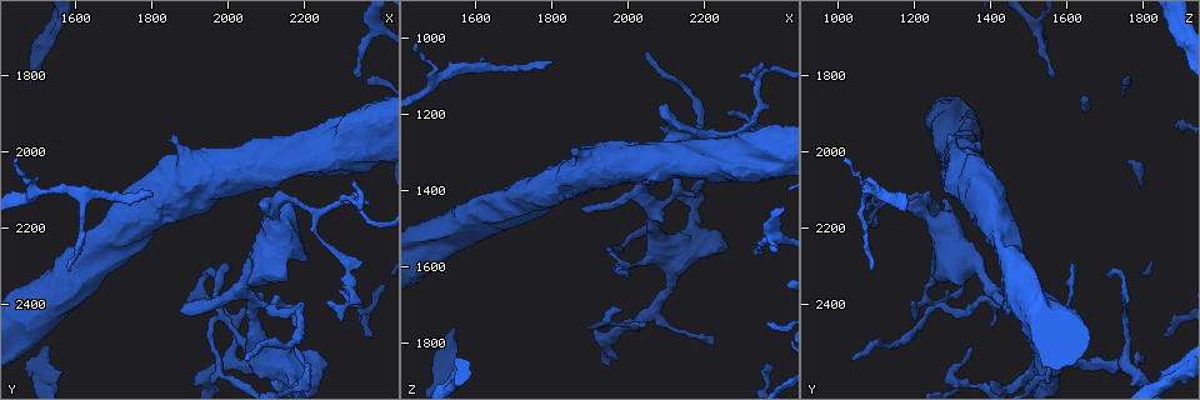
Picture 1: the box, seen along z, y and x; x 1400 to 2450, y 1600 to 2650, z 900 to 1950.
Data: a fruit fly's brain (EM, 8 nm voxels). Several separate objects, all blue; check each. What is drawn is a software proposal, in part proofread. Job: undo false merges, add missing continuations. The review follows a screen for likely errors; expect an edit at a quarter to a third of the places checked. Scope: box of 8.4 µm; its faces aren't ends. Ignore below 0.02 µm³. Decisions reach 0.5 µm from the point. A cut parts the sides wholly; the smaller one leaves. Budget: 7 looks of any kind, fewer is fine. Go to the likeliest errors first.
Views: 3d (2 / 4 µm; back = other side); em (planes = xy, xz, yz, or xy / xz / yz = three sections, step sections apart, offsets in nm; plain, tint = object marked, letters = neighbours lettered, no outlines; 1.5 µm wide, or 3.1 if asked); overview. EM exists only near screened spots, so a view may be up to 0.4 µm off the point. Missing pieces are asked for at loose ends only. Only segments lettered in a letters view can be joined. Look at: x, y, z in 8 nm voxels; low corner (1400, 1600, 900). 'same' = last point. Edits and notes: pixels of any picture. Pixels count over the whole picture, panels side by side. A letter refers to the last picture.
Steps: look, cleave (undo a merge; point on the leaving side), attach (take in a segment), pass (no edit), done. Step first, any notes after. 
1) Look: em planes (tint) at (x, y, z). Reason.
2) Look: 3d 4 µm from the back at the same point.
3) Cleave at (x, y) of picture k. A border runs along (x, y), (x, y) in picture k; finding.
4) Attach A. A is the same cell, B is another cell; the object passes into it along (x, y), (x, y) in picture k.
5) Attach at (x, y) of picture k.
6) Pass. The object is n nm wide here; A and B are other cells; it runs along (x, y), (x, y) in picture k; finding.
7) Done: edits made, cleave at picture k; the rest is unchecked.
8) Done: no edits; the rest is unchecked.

Look: 3d 4 µm at (2080, 2140, 1180). Branch stops here.

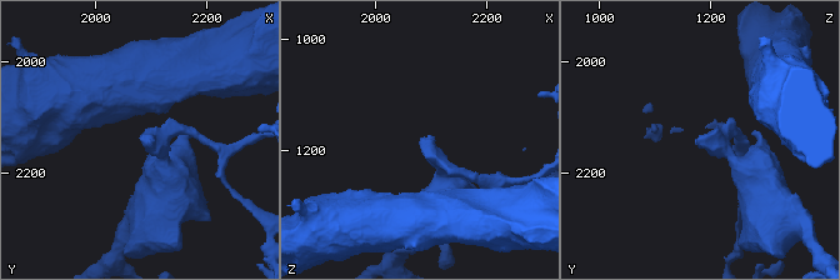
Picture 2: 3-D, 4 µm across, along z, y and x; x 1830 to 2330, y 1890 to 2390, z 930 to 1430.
Look: em planes (plain) at (2080, 2145, 1180). Need the tissue.

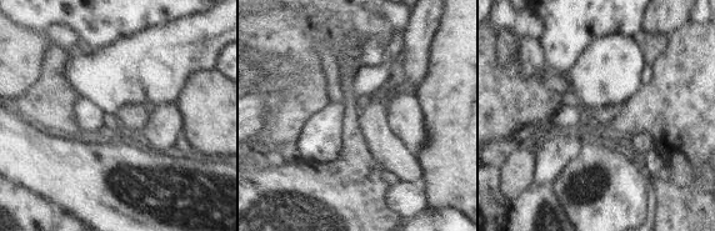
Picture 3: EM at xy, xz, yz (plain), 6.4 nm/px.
Look: em planes (letters) at the same point. See the neighbours.

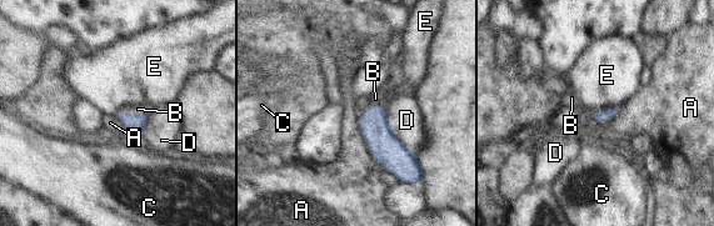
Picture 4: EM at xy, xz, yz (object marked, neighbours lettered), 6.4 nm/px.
Attach B. B is the same cell, A, C, D and E are other cells; the object passes into it along (138, 122), (133, 116), (131, 110) in picture 4; it goes on there.

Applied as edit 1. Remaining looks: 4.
Look: 3d 4 µm at (2345, 2140, 1110). Abrupt turn.

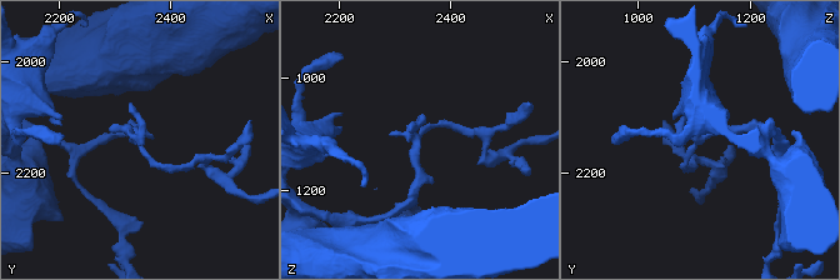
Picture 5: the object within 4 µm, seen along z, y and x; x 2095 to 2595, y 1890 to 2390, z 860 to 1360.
Look: em planes (tint) at (2335, 2140, 1110). Shape alone is not enough.

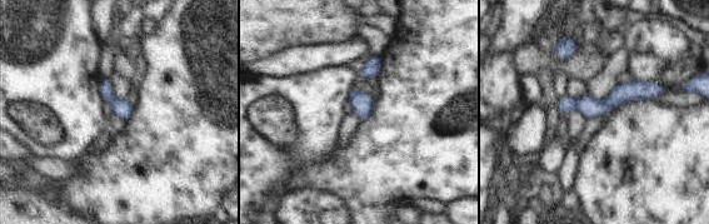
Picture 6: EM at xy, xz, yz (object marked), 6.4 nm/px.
Look: em planes (letters) at the same point.

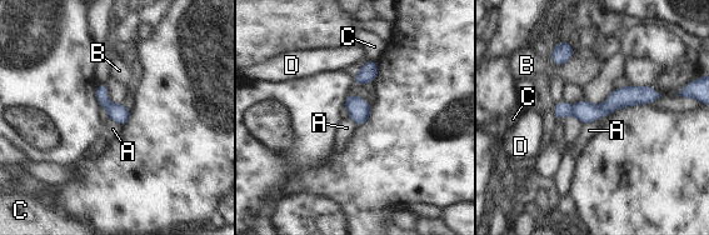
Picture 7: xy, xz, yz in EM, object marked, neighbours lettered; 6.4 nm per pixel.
Pass. The object is 120 nm wide here; A, B, C and D are other cells; a border runs along (609, 114), (588, 121), (583, 126) in picture 7; one cell here.

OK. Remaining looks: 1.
Done: edits made, attach at picture 4; the rest is unchecked.

